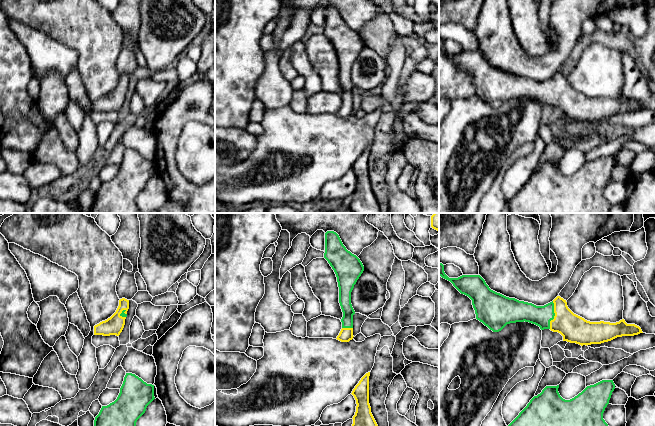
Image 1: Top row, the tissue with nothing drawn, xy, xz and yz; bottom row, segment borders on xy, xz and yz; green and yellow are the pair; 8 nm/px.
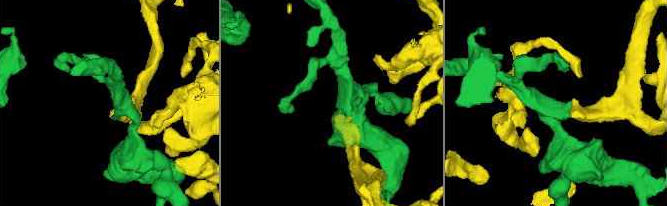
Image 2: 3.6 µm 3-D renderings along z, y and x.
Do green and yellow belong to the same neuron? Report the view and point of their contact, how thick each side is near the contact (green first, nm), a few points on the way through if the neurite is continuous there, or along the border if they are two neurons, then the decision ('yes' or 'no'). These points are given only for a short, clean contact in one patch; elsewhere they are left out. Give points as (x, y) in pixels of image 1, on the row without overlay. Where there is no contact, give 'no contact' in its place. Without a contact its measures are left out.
yz (554, 91) | 160/220 nm | across yz (541, 92), (554, 91), (574, 105) | yes

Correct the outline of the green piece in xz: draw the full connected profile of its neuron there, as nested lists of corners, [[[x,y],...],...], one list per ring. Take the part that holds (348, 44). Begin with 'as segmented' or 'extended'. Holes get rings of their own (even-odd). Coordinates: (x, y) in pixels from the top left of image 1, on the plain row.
extended | [[[334,7],[325,9],[324,34],[336,50],[339,79],[343,88],[342,105],[336,115],[341,118],[349,118],[354,113],[353,91],[355,90],[351,80],[351,68],[363,49],[364,42],[356,31],[346,25],[339,11]]]

